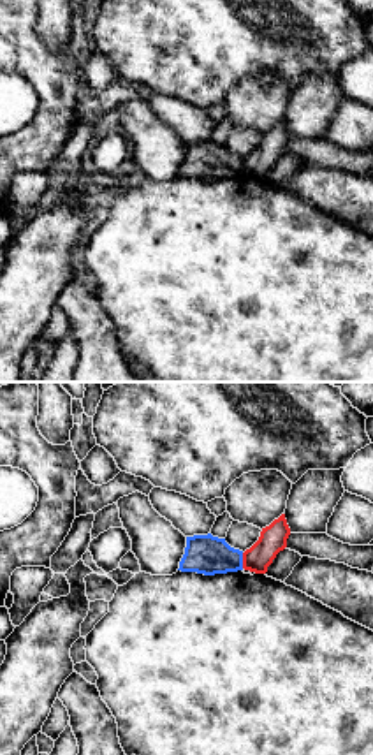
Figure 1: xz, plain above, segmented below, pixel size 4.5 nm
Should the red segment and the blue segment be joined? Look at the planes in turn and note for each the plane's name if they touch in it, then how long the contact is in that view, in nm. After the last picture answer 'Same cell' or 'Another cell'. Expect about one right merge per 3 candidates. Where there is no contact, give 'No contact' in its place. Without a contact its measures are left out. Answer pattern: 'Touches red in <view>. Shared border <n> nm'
Touches red in xz. Shared border 70 nm

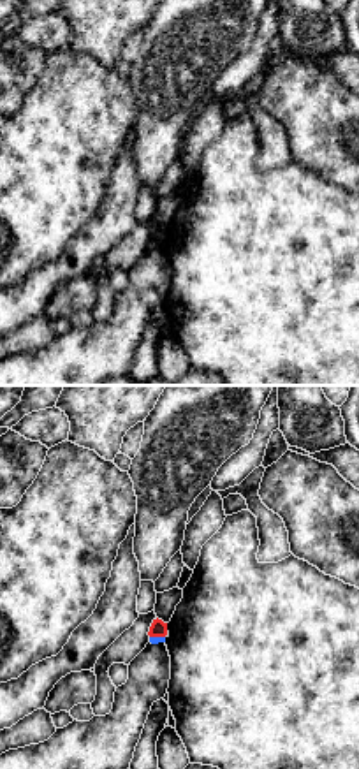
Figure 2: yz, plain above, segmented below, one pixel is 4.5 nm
Touches red in yz. Shared border 70 nm

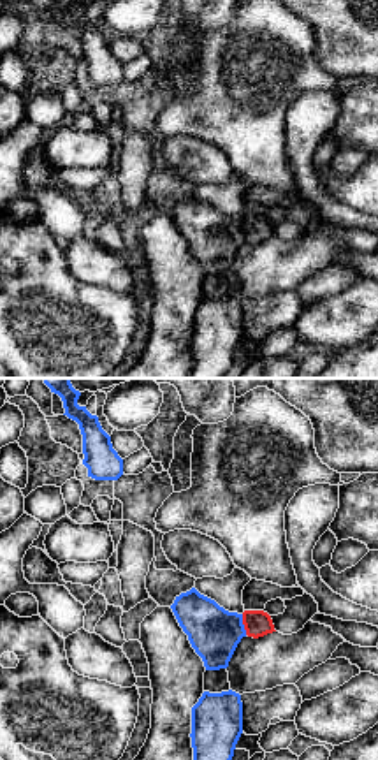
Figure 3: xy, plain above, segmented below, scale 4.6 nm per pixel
Touches red in xy. Shared border 100 nm

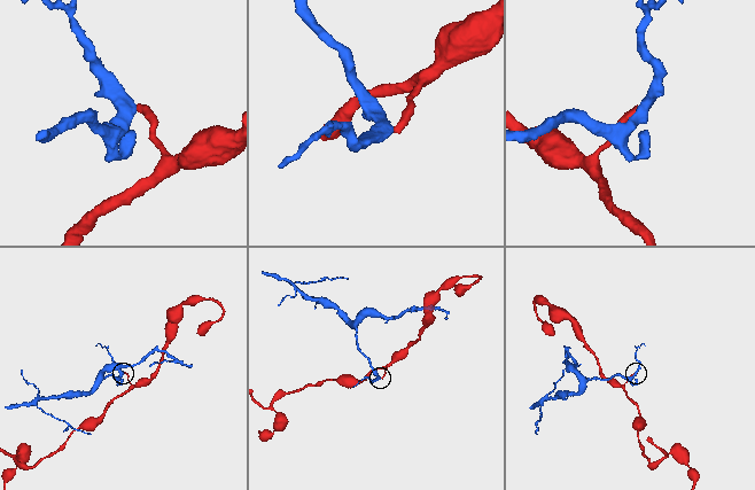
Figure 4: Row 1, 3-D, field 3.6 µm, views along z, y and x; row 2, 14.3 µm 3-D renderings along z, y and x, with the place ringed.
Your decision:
Another cell

